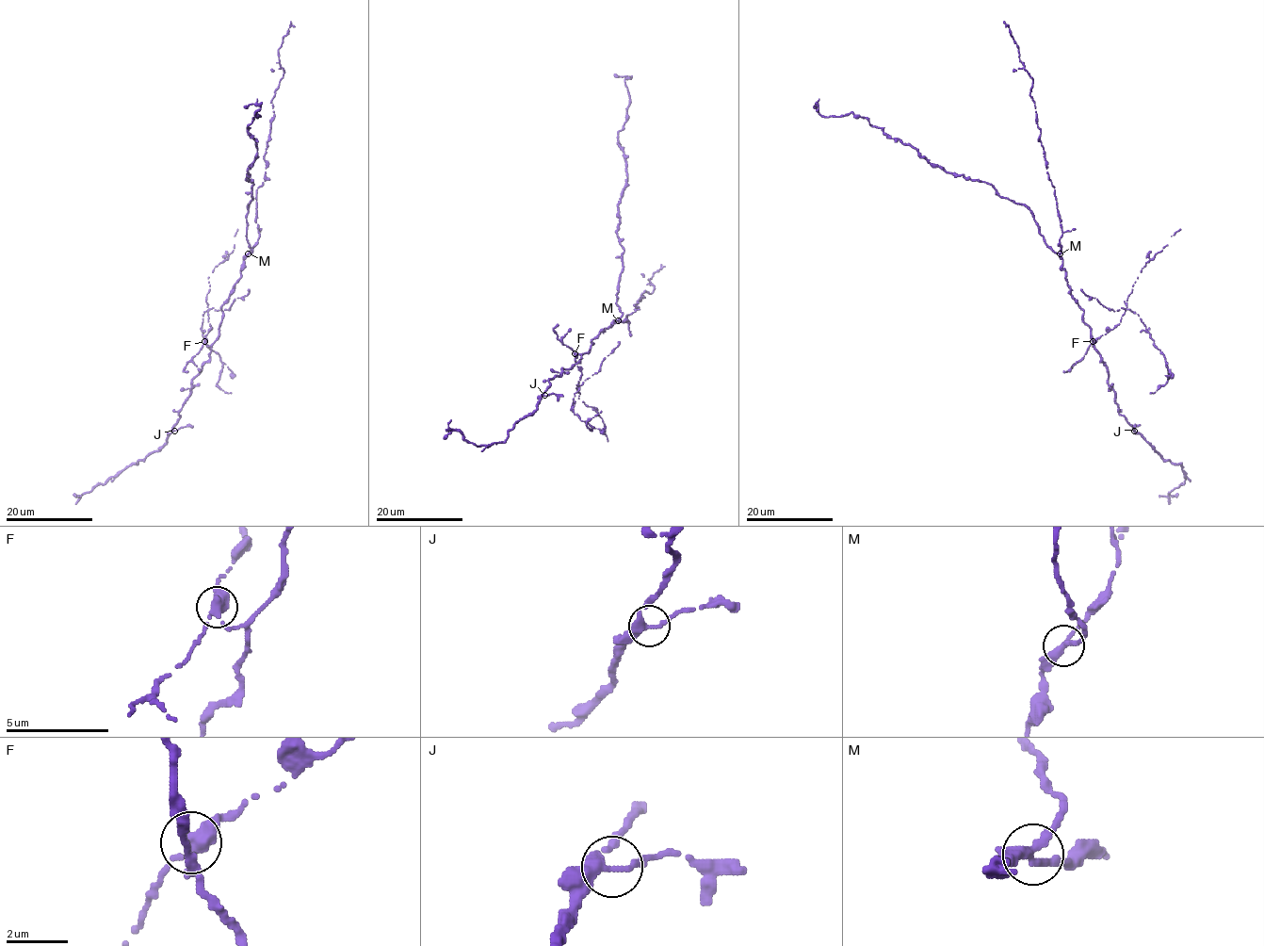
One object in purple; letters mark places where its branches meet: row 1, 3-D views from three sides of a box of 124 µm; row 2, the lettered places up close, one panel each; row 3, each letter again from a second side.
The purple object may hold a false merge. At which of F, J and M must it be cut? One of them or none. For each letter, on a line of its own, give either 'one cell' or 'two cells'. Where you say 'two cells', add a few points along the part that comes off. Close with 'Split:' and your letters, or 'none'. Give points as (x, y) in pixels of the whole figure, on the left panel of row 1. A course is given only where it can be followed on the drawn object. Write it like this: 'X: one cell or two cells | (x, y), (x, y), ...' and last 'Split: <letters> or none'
F: two cells | (204, 341), (211, 330), (209, 309), (202, 316), (203, 340), (222, 363), (217, 385), (231, 393)
J: one cell
M: one cell
Split: F

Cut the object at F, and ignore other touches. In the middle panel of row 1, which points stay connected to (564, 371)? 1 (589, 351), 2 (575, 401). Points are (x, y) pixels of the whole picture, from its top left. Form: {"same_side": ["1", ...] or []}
{"same_side": ["1"]}

